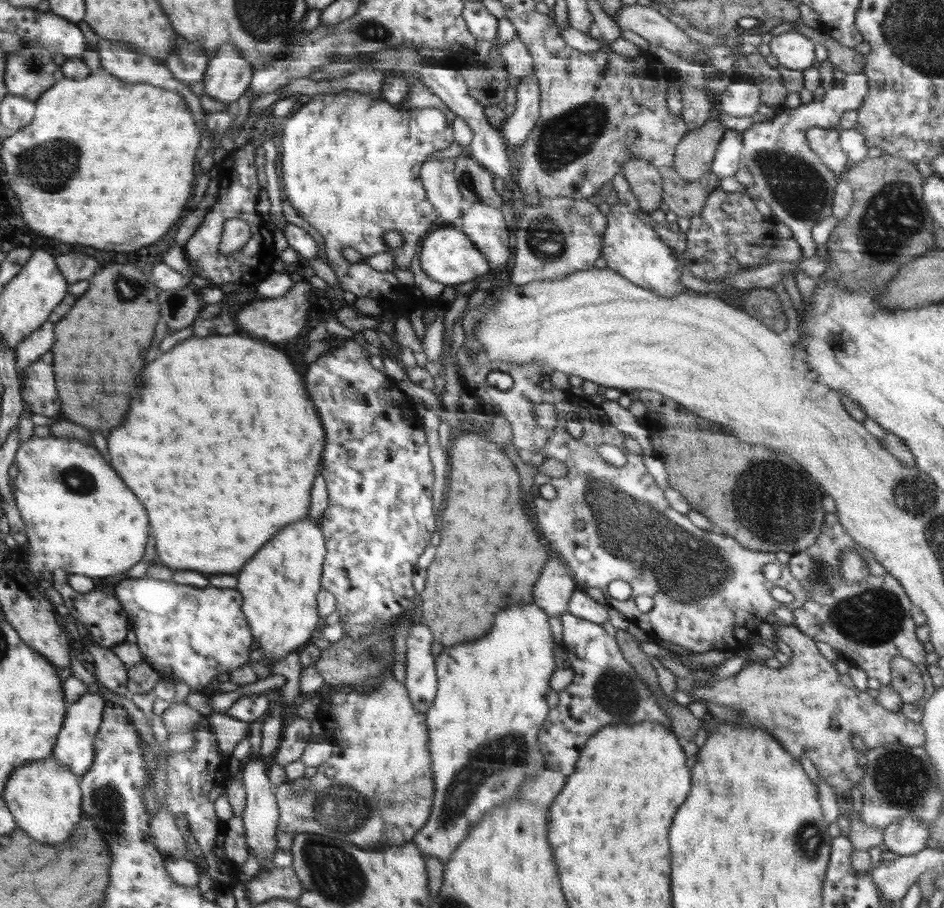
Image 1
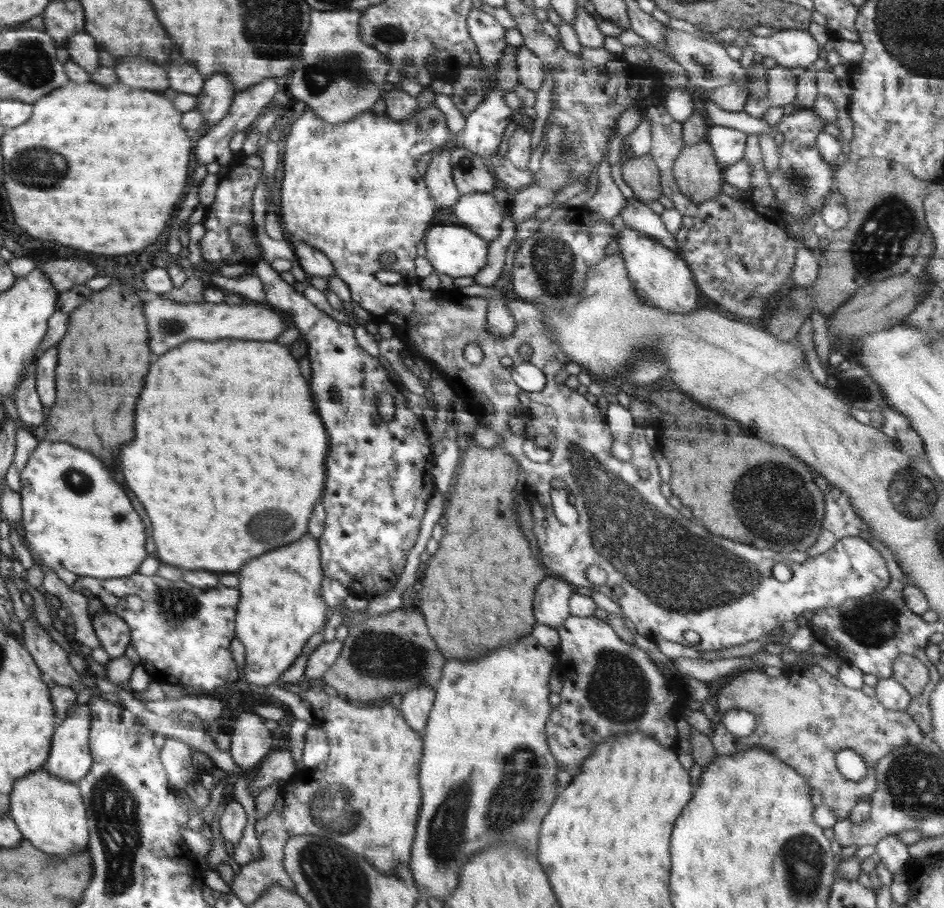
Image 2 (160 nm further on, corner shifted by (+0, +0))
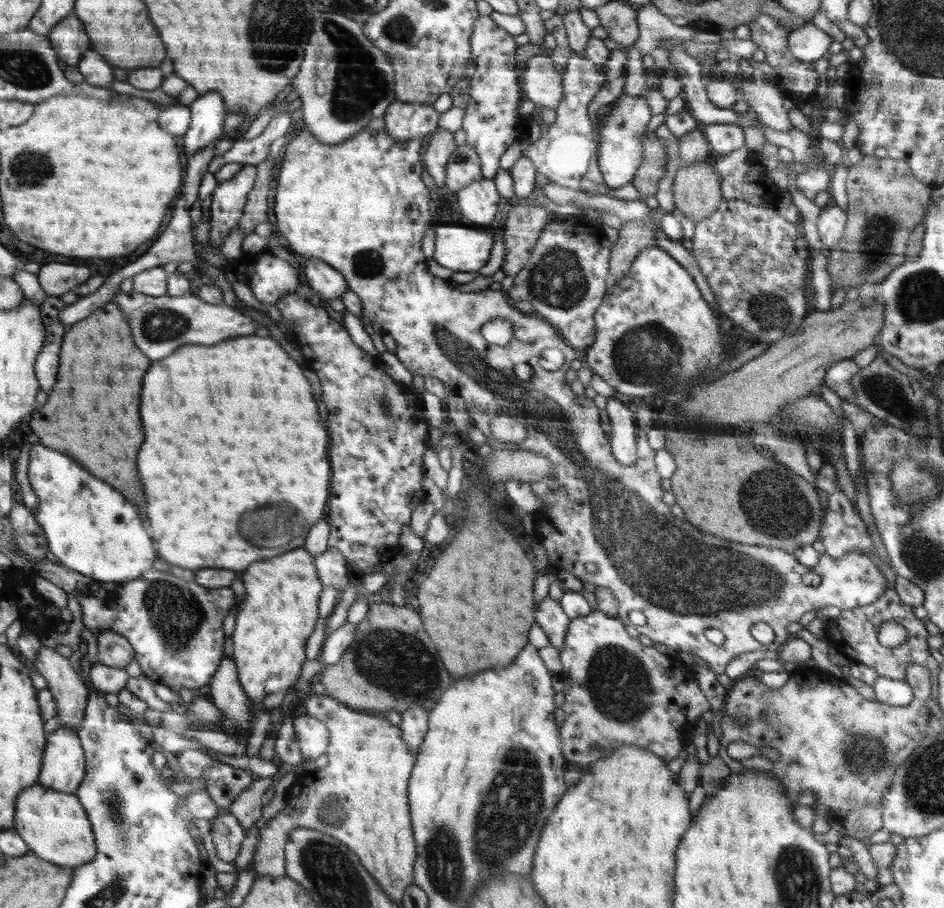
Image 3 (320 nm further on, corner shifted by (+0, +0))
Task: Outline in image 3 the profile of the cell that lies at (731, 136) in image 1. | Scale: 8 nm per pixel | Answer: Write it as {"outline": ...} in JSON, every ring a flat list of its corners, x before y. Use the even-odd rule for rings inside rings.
{"outline":[[712,124,703,128,713,154,728,154,745,146,743,129,736,124]]}

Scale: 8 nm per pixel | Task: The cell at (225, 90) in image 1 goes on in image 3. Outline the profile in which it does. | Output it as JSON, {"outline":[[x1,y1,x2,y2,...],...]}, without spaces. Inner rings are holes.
{"outline":[[213,90,200,93,188,108,192,114,192,120,190,120,188,130,182,135,182,139,184,152,190,157,223,134,228,111,224,98,219,92,213,92]]}

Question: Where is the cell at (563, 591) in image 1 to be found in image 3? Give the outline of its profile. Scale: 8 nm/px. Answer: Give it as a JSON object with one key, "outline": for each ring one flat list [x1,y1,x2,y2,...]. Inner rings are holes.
{"outline":[[548,596,538,604,537,621,549,638,549,644,559,651,564,646,570,617,563,613,560,602]]}

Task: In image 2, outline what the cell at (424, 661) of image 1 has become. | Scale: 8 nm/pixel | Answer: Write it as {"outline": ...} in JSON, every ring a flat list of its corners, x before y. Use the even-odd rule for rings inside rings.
{"outline":[[416,688,410,694,403,696,400,704,401,714,404,715,405,721,421,736,424,736,425,726,429,720,429,714,433,710,433,702,436,700,437,694,434,689,430,688]]}

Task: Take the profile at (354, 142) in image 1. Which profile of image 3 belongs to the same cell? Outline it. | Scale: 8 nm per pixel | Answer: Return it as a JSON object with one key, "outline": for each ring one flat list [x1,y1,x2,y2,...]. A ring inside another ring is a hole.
{"outline":[[304,126,302,131,295,131,293,136,290,138,290,142,284,147,281,153,283,162,282,166,280,166,280,173,277,178,278,186,276,186,273,213,276,216,276,231,279,234,279,239,283,239,287,243,287,247,291,249,291,252,296,252,296,256,300,254,300,256,304,259,317,258,326,264,332,265,332,268,335,268,340,274,342,274,342,276,344,276,346,284,349,286,349,290,355,292,361,298,363,315,366,316,366,318,369,318,371,322,378,322,378,324,382,326,383,333,390,335,395,340,397,344,395,355,406,367,408,372,411,372,412,375,421,374,423,377,429,376,433,380,435,379,437,383,448,382,448,384,458,386,458,392,455,392,455,394,465,400,465,409,469,412,470,416,472,416,471,422,473,426,476,426,476,428,479,428,483,432,484,436,486,436,486,442,491,446,492,451,534,451,544,455,553,464,553,474,551,474,550,479,541,479,538,482,530,482,534,494,537,494,537,497,543,502,543,510,538,510,538,512,535,513,536,522,538,522,535,526,538,528,540,538,542,538,540,542,542,542,542,546,546,549,549,566,552,566,557,572,562,571,572,573,581,581,594,582,594,584,598,586,603,586,602,588,608,588,608,590,612,592,614,599,619,604,617,616,623,623,630,626,630,623,628,622,628,614,630,614,633,610,638,610,646,616,645,626,630,626,631,631,635,635,644,634,644,636,648,636,648,638,650,638,650,640,654,643,660,642,662,644,666,644,666,646,669,646,678,652,686,651,691,652,693,655,696,654,696,656,700,656,700,658,706,662,708,667,710,667,716,675,724,673,728,664,730,664,732,659,739,654,757,650,781,650,784,643,792,637,788,634,786,627,789,624,800,620,803,614,810,612,812,609,816,610,821,607,835,606,836,608,841,609,841,611,846,611,855,608,856,606,872,604,874,600,878,600,878,598,880,598,880,596,888,590,888,583,891,577,890,573,885,569,876,567,876,565,872,563,872,559,870,559,868,555,864,555,862,550,852,550,852,552,846,553,846,555,844,555,842,559,838,559,838,561,834,560,834,558,830,557,830,555,825,552,822,555,820,554,820,557,818,557,818,565,814,567,806,567,798,563,792,553,786,553,785,550,780,548,774,549,773,547,768,546,746,546,746,544,730,542,730,540,724,540,724,538,716,538,716,536,704,534,704,532,700,532,700,530,696,532,696,528,694,528,694,526,690,526,688,522,684,522,684,520,680,520,680,518,672,516,670,506,666,505,666,503,662,501,662,495,665,490,662,489,662,486,660,485,661,476,658,474,655,465,655,450,650,448,647,434,644,434,644,431,640,432,640,438,638,438,637,462,634,467,622,466,621,463,614,458,612,446,609,439,606,437,606,433,600,425,599,410,594,404,593,399,590,399,589,397,576,396,576,394,570,390,570,386,566,384,564,374,571,368,572,360,578,358,580,355,574,347,569,345,564,337,558,334,556,329,554,329,554,326,538,315,524,315,524,313,519,311,513,306,513,304,510,303,504,291,494,291,490,288,480,292,474,292,474,290,458,290,451,287,446,280,440,277,435,277,431,273,428,274,426,264,424,264,424,260,426,260,426,258,424,258,424,253,422,253,420,246,422,236,424,236,424,232,428,230,428,226,430,226,430,218,432,218,430,208,428,208,428,204,430,204,430,192,428,192,428,188,424,186,424,182,422,182,422,160,420,160,420,148,422,148,422,141,424,140,426,140,426,136,419,136,418,138,413,138,413,140,405,140,404,142,395,142,391,136,386,134,385,130,374,132,370,128,366,128,362,129,358,135,349,138,349,140,346,140,341,144,326,144,324,142,319,142,319,140,315,138,309,130,307,130,307,126],[410,206,418,206,421,212,420,218,412,220,408,217,407,210],[495,318,505,318,514,326,514,336,512,336,512,340,508,342,506,346,490,344,482,337,482,326],[546,348,558,348,564,352,564,358,567,358,567,360,564,361,564,364,562,364,557,371,544,370,538,362,538,360,540,360,540,354,542,354],[524,363,528,363,530,368,532,368,533,379,520,380,516,376,514,367,517,364],[498,415,510,415,514,420,524,424,527,430,527,437,524,438,524,440,516,442,504,442,503,440,494,438,490,430,490,423,492,422,493,417,497,417],[588,563,598,566,598,570,595,574,587,572,585,565],[811,571,820,576,820,584,818,584,818,586,814,586,814,588,812,588,812,586,807,586,802,581,802,576],[756,622,766,622,768,626,773,628,776,637,772,643,763,644,752,637,750,634,750,628,752,628,752,625,756,624],[708,628,717,628,720,632,722,632,722,634,724,634,725,637,723,645,718,646,706,639,704,630,708,630]]}

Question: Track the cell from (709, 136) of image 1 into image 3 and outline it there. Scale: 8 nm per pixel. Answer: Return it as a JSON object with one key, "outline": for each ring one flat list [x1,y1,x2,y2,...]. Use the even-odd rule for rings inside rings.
{"outline":[[709,159,692,166,682,164,678,169,672,186,676,210,684,213,694,225,708,218,717,209,718,203,722,200,722,177,721,174,715,171]]}

